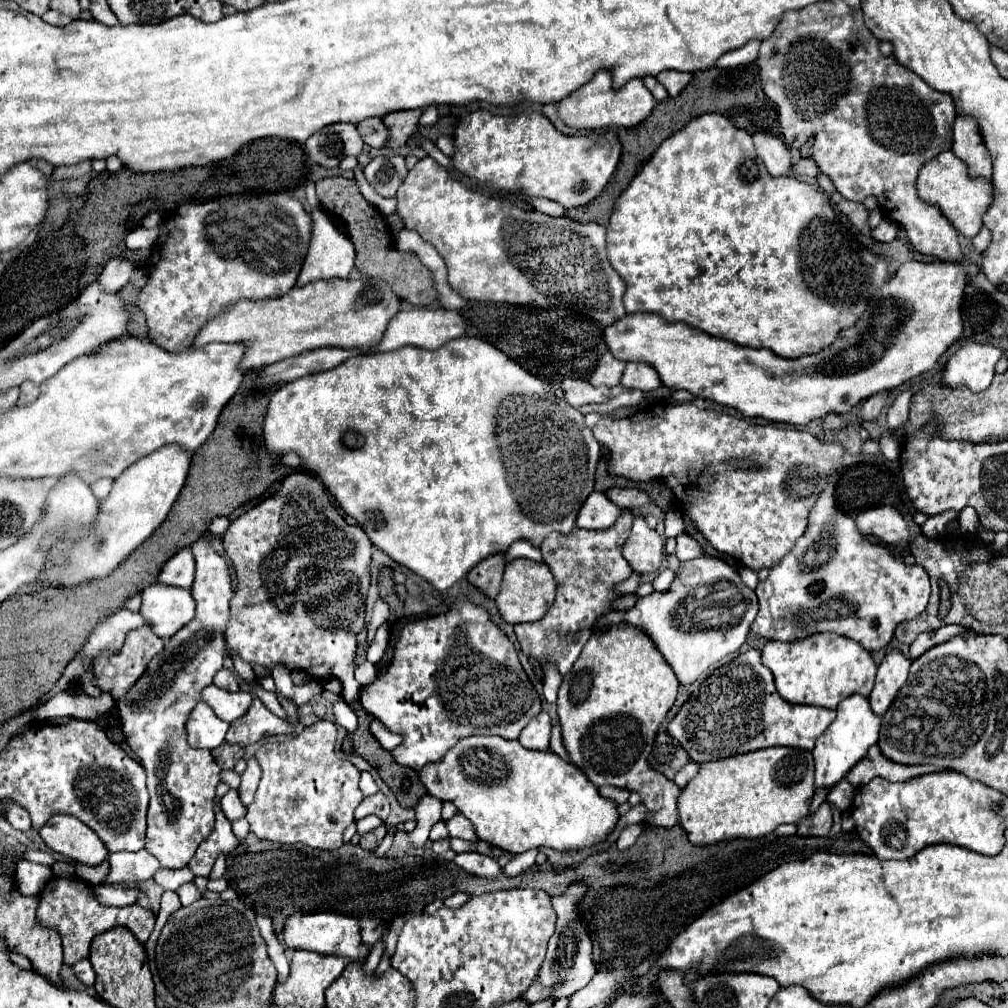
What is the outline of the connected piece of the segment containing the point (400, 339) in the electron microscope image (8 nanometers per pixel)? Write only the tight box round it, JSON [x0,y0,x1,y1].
[375,307,465,353]

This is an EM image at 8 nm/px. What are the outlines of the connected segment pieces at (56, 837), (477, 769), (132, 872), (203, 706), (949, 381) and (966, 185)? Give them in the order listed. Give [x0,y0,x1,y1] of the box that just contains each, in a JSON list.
[[39,813,109,865],[421,737,619,853],[101,849,161,885],[187,703,229,749],[941,343,1003,393],[917,151,993,239]]

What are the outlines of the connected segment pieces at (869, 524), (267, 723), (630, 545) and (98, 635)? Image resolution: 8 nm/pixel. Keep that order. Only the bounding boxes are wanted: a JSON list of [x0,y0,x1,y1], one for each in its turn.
[[855,507,911,551],[230,699,295,747],[623,517,665,573],[81,609,145,673]]

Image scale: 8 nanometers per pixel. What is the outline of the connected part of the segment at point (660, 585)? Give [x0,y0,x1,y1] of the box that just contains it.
[653,569,673,591]

